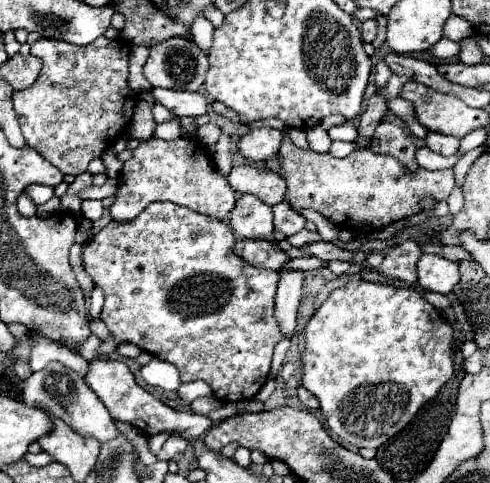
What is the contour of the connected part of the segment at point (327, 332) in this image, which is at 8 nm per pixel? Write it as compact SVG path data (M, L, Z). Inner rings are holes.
M352 280L334 290L306 324L304 388L318 400L328 428L356 448L380 448L404 430L418 410L438 396L454 372L454 330L440 312L414 288L394 288L382 282Z

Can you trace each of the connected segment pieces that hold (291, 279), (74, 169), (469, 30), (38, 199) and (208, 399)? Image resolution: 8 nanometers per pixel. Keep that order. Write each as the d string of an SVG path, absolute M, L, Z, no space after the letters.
M290 260L284 264L284 270L280 270L280 290L276 294L276 318L280 322L282 332L292 338L296 330L296 312L300 304L300 292L302 288L302 272L290 270Z
M106 36L96 38L96 42L88 46L76 46L58 42L52 38L40 38L30 46L30 54L44 62L36 82L20 92L12 94L14 110L26 138L26 144L42 154L50 164L54 164L64 174L82 174L92 158L98 158L104 150L108 150L122 130L128 126L132 118L132 110L136 104L136 92L128 88L128 54L130 46L124 40L110 40Z
M452 14L452 16L446 20L446 24L444 24L444 36L446 36L448 40L458 42L458 40L470 36L470 34L474 34L474 28L468 26L468 22L466 22L464 18L460 18L460 16L454 16L454 14Z
M26 186L24 194L34 202L34 204L46 204L54 196L54 188L50 186Z
M204 396L204 398L196 398L196 400L190 404L192 412L196 412L196 414L210 414L210 412L218 410L220 406L222 406L222 402L220 402L216 396Z

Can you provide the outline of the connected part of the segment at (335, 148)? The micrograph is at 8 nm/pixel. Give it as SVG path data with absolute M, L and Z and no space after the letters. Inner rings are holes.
M332 142L328 154L332 154L334 158L344 158L344 156L348 156L354 148L356 148L354 142Z

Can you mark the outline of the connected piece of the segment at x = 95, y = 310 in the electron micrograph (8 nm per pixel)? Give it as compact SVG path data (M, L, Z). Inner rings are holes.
M94 286L92 294L90 294L90 304L88 304L88 314L90 314L90 316L96 316L96 318L100 316L102 300L104 300L104 292L102 292L98 286Z

